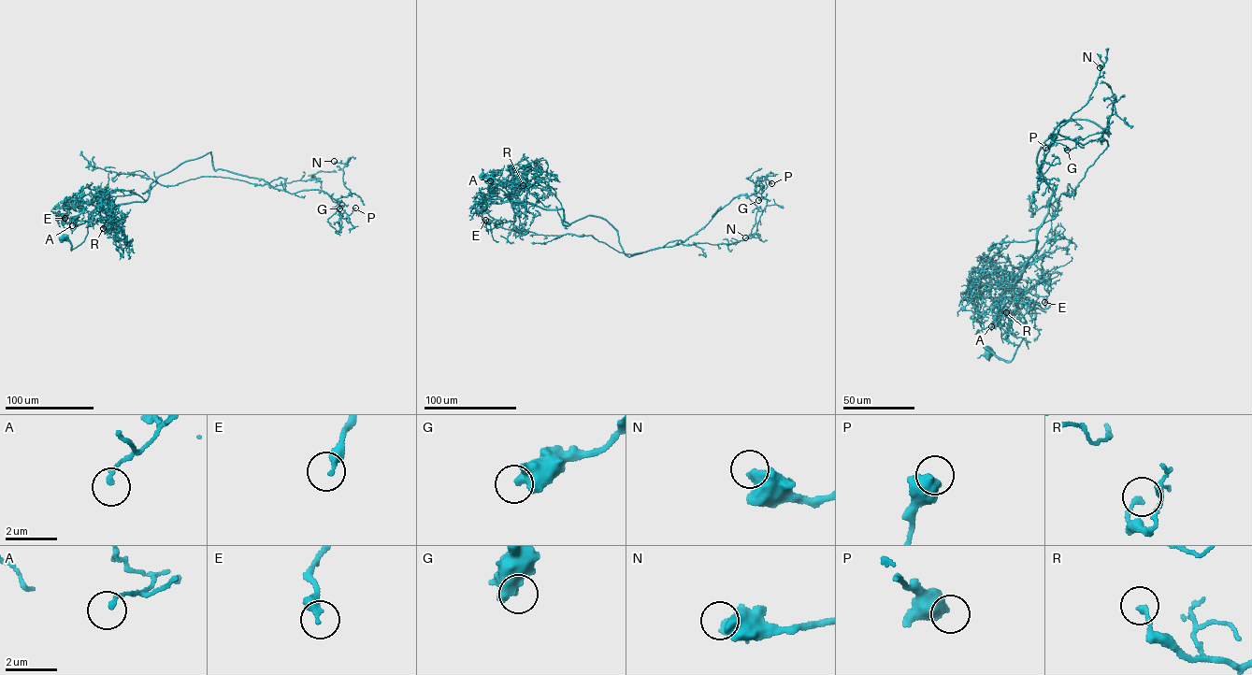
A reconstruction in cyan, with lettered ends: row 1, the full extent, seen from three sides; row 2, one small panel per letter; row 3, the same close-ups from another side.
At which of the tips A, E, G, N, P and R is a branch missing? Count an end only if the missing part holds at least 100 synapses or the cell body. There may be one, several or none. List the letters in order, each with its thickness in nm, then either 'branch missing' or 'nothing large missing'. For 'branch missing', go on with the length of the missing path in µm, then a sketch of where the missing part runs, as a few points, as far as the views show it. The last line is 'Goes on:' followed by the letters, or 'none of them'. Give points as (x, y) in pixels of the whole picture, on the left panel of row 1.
A: 160 nm | nothing large missing
E: 260 nm | nothing large missing
G: 500 nm | nothing large missing
N: 600 nm | nothing large missing
P: 550 nm | nothing large missing
R: 200 nm | nothing large missing
Goes on: none of them

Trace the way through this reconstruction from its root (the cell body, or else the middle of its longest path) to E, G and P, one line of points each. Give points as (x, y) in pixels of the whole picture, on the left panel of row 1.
E: (62, 238), (71, 250), (83, 241), (94, 207), (80, 203), (67, 208), (74, 204), (64, 218)
G: (62, 238), (75, 248), (95, 208), (144, 202), (158, 177), (210, 151), (215, 170), (325, 192), (339, 208)
P: (62, 238), (75, 248), (95, 208), (144, 202), (210, 151), (215, 170), (355, 208)

